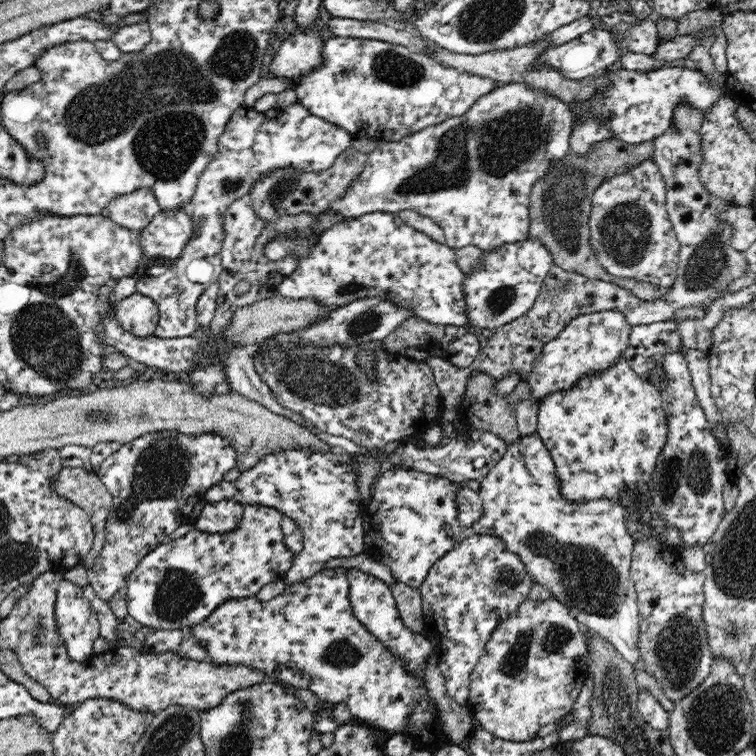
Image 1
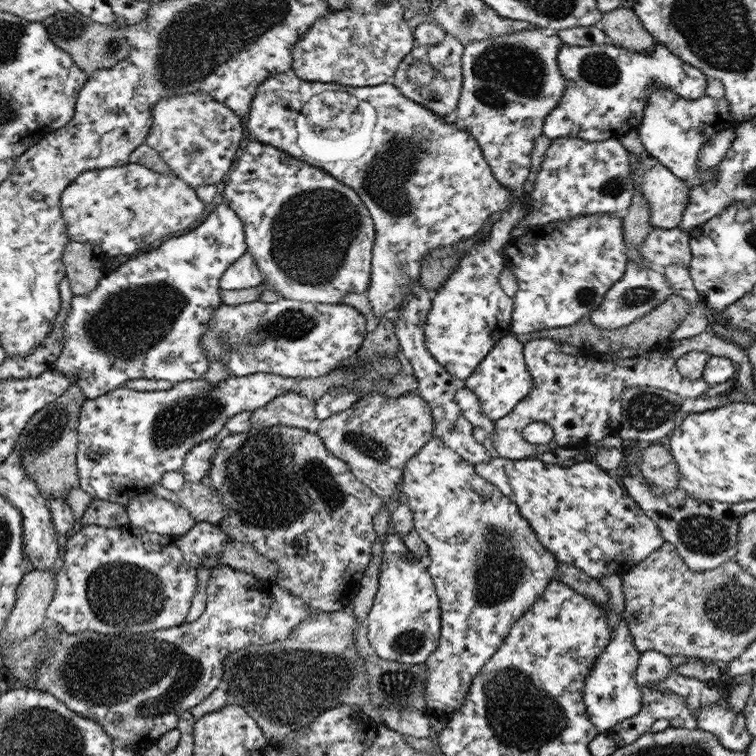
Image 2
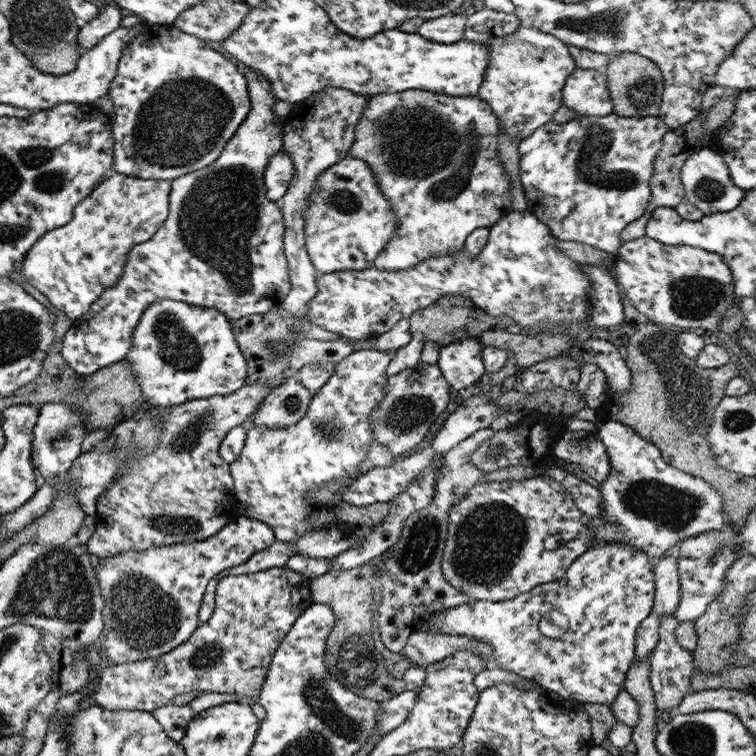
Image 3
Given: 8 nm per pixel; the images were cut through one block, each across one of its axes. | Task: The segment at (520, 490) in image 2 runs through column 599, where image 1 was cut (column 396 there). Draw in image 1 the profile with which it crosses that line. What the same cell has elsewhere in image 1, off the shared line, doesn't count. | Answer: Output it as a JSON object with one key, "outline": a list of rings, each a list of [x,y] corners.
{"outline":[[[392,467],[386,470],[371,486],[371,496],[363,505],[363,529],[365,552],[374,560],[390,568],[400,583],[419,588],[424,584],[432,565],[444,554],[455,548],[463,538],[462,526],[458,523],[456,493],[460,487],[447,478],[420,472],[406,467]]]}

